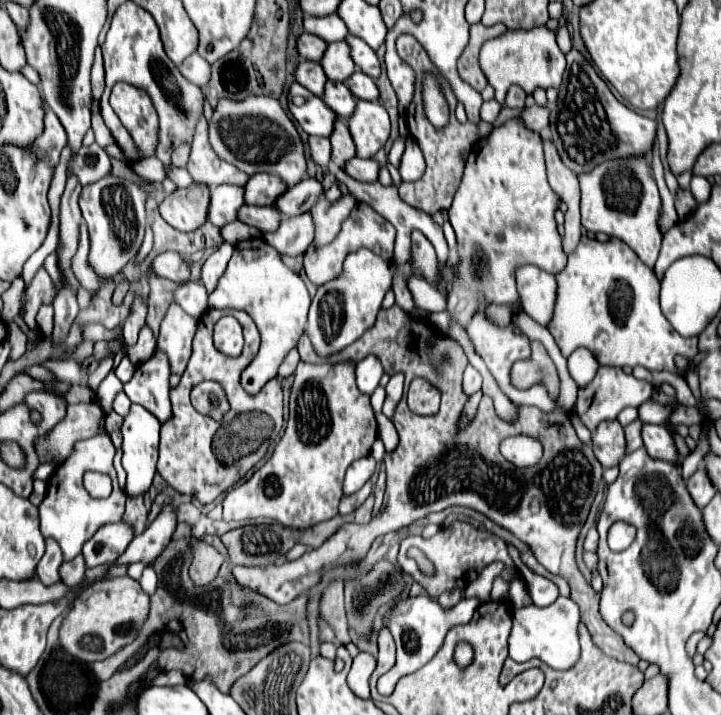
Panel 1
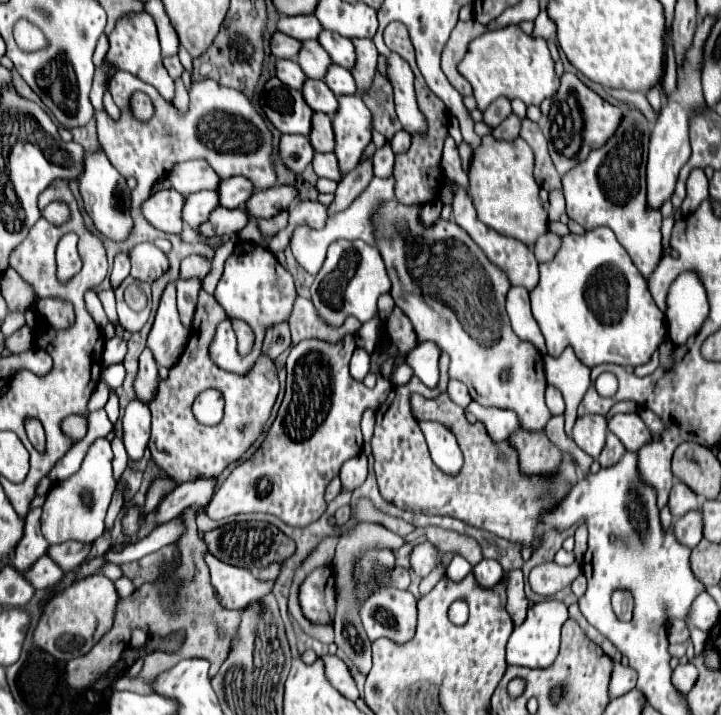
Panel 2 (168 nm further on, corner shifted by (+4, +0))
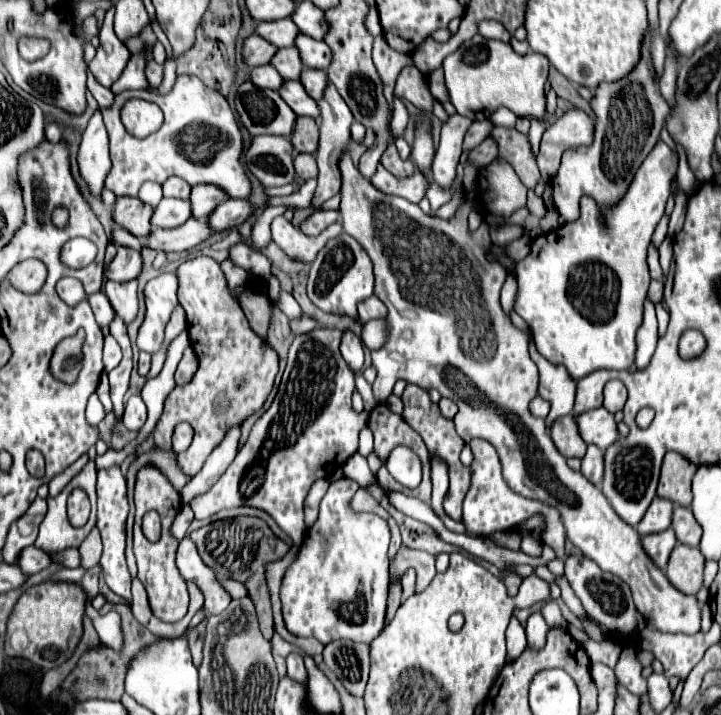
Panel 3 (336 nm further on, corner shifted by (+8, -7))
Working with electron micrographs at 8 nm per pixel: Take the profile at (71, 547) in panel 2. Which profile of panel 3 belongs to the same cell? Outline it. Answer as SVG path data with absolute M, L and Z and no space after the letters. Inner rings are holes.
M26 546L26 550L22 550L22 554L18 556L16 564L24 574L36 574L42 568L50 566L52 562L50 562L50 556L44 550L40 550L36 546Z

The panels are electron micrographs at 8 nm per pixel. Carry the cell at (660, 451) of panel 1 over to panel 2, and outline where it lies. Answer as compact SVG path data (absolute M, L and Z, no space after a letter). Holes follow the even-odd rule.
M614 415L608 419L608 429L620 437L626 451L638 451L638 447L650 443L652 433L646 423L636 415Z

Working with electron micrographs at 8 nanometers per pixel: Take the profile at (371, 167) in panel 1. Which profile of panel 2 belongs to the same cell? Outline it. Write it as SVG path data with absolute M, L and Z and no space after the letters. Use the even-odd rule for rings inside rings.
M316 153L312 165L314 165L314 171L318 173L318 177L326 177L326 179L332 179L336 183L344 177L334 153Z

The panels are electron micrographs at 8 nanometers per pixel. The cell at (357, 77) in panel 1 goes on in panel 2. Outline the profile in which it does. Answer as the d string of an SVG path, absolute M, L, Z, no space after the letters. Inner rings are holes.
M332 65L326 73L326 85L332 89L332 93L336 97L342 97L342 95L356 95L354 91L354 77L350 75L350 71L346 71L344 67L338 67L338 65Z

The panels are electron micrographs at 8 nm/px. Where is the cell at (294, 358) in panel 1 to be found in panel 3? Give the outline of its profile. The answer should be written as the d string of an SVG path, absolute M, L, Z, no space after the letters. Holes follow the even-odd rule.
M242 286L236 288L236 296L238 296L238 302L240 302L250 326L256 328L258 336L266 338L268 322L270 322L270 316L272 316L270 300L264 294L254 294L254 290L242 288Z

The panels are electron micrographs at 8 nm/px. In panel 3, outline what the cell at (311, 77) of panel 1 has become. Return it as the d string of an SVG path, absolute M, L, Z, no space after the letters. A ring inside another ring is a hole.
M256 66L250 70L250 80L254 82L254 86L260 86L260 88L272 88L272 90L278 90L280 84L282 84L282 76L270 66Z

